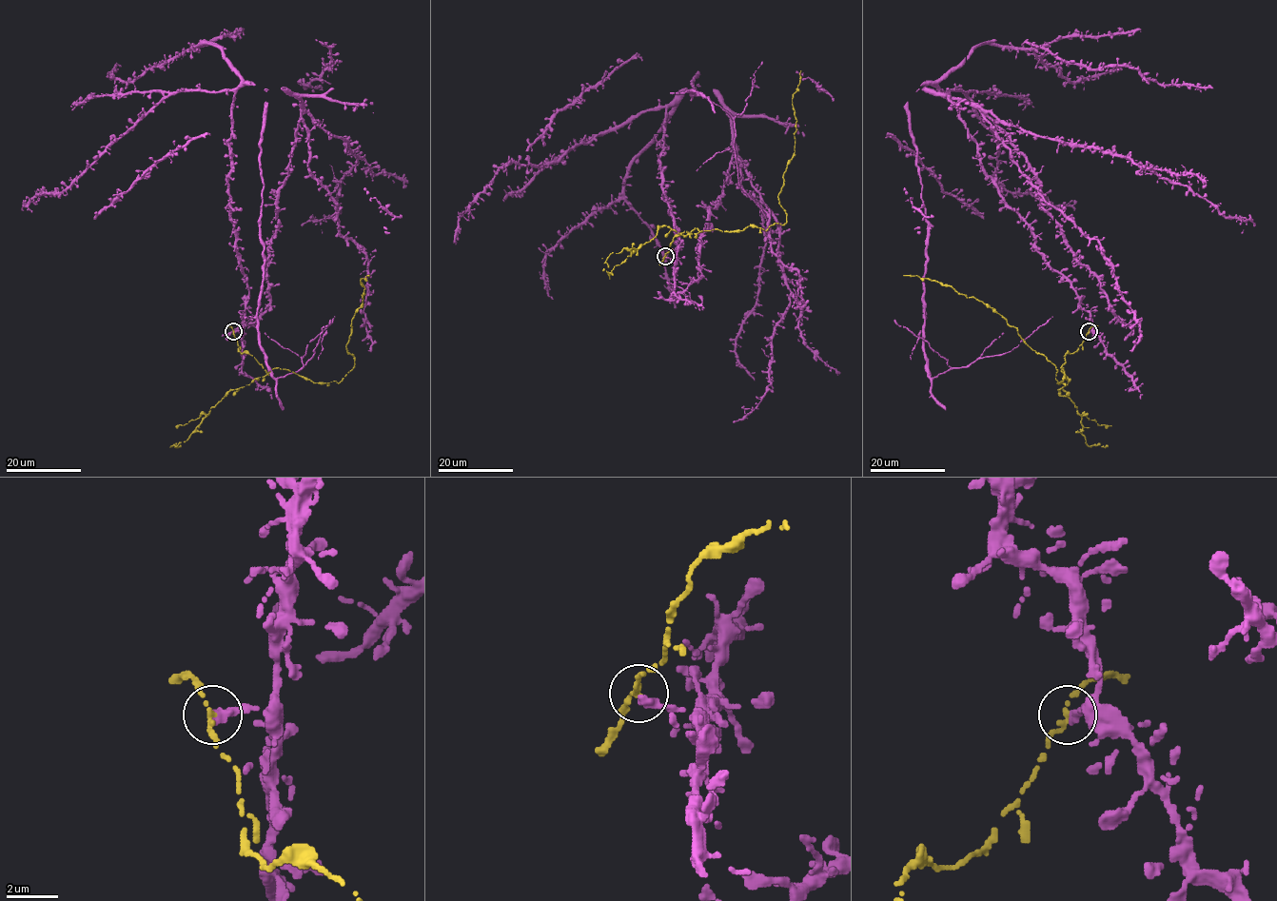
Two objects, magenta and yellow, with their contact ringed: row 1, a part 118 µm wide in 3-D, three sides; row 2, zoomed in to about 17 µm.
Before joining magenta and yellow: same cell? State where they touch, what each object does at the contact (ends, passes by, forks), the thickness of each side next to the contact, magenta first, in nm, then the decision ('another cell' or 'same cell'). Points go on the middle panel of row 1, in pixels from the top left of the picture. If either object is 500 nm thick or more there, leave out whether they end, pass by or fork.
place (665, 256); magenta ends; yellow passes by; calibres 380 and 180 nm; another cell

